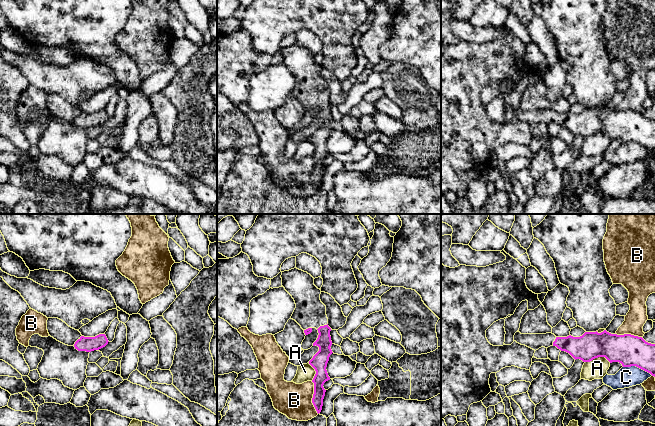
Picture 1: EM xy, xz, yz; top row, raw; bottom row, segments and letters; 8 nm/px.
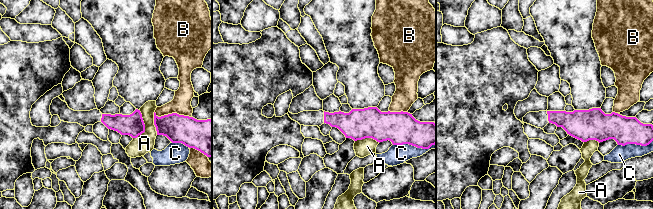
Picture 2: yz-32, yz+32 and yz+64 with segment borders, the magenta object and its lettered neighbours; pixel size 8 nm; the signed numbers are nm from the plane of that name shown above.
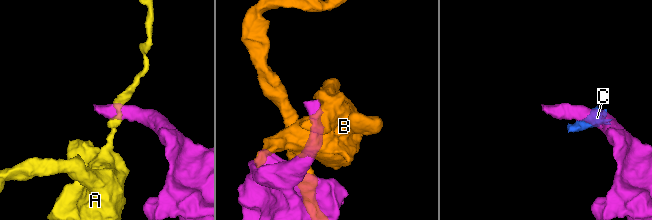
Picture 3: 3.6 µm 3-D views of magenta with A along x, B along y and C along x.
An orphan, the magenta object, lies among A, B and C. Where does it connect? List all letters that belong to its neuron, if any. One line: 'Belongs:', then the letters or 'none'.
Belongs: none

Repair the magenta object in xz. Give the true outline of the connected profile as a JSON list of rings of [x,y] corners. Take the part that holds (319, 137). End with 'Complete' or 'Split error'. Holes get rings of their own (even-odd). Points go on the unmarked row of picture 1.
[[[297,44],[282,48],[282,62],[292,72],[296,84],[291,92],[301,104],[305,111],[312,108],[313,104],[318,106],[318,114],[313,122],[318,122],[319,127],[309,137],[315,145],[316,150],[312,156],[314,159],[314,170],[312,179],[319,190],[322,186],[323,175],[326,166],[323,161],[330,156],[326,143],[331,126],[331,104],[328,102],[326,82],[320,76],[321,66],[314,61],[314,54]]]. Split error

